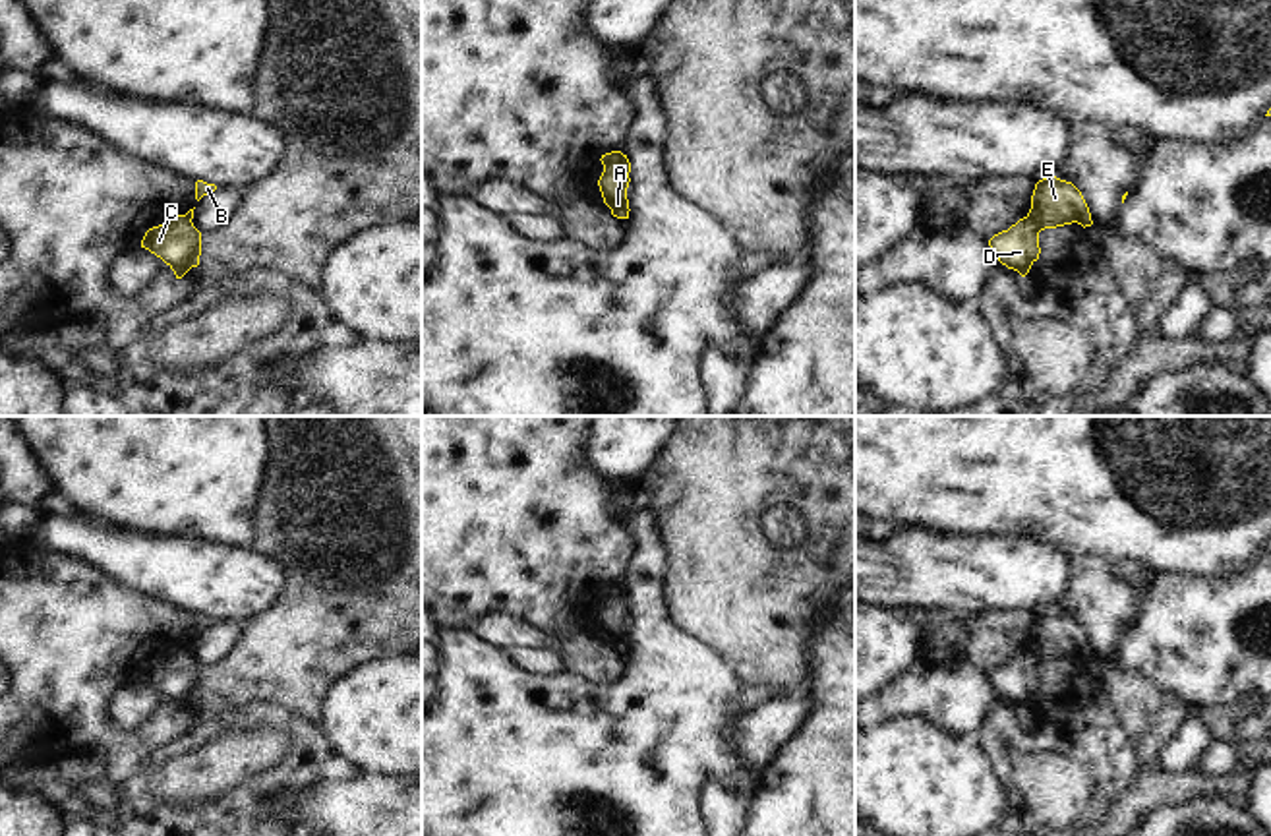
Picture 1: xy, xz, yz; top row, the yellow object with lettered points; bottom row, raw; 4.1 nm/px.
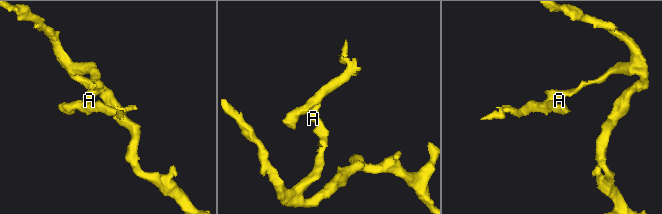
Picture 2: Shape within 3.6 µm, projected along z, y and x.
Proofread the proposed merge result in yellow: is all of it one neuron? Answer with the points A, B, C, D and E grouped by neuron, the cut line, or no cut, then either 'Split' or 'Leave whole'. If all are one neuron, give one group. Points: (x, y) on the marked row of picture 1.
Groups: A B E / C D. Split along yz (1028, 215), (1039, 231). Split

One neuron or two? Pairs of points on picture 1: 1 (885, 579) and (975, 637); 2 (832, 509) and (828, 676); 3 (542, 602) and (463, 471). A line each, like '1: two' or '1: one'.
1: two
2: two
3: one

